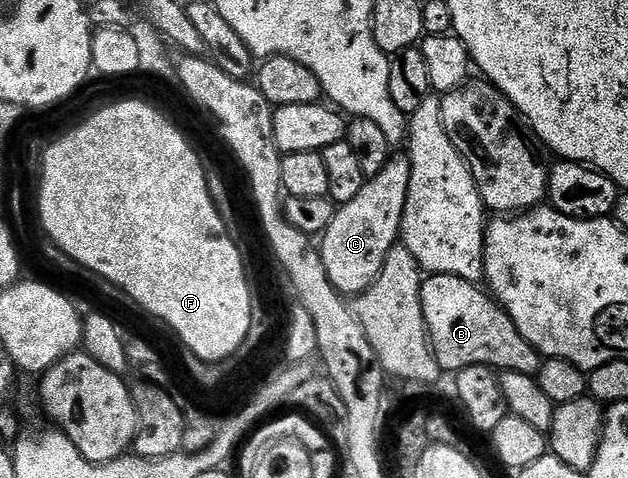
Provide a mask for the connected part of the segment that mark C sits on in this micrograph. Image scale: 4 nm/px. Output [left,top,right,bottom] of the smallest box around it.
[318,156,410,296]

